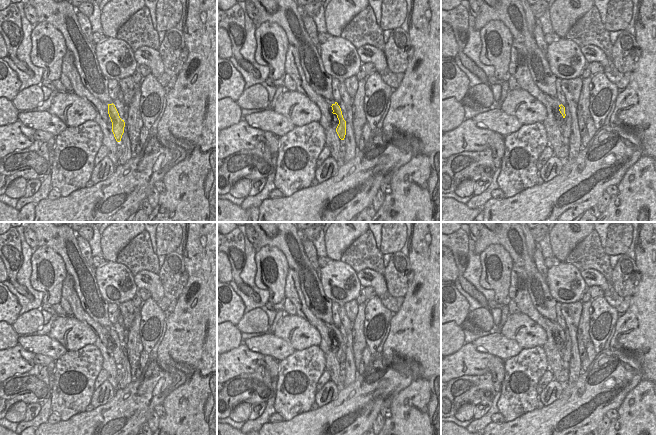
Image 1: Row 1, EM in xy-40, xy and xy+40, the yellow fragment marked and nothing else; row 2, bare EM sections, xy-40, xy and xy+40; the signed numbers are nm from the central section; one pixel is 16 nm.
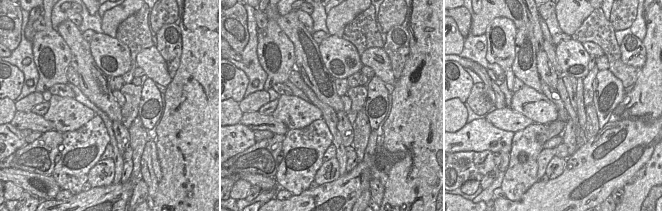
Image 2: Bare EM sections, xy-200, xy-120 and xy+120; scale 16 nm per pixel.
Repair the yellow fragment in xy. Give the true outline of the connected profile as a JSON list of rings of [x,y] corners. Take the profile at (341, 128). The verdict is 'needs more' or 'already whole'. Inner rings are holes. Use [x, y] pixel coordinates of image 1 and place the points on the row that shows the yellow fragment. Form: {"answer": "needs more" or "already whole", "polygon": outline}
{"answer": "needs more", "polygon": [[[325,100],[326,103],[330,106],[331,119],[333,122],[338,122],[336,132],[341,140],[344,140],[346,135],[346,121],[343,118],[342,111],[340,106],[334,100]]]}

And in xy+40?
{"answer": "needs more", "polygon": [[[545,94],[546,100],[549,103],[549,105],[554,110],[555,120],[557,124],[559,122],[564,121],[565,122],[565,107],[560,103],[560,101],[557,99],[557,97],[553,97],[550,95]]]}

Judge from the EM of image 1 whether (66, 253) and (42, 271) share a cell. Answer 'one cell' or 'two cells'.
two cells

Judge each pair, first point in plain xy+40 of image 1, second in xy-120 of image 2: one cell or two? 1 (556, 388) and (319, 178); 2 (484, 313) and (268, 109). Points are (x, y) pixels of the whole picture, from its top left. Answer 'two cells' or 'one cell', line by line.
1: one cell
2: two cells

